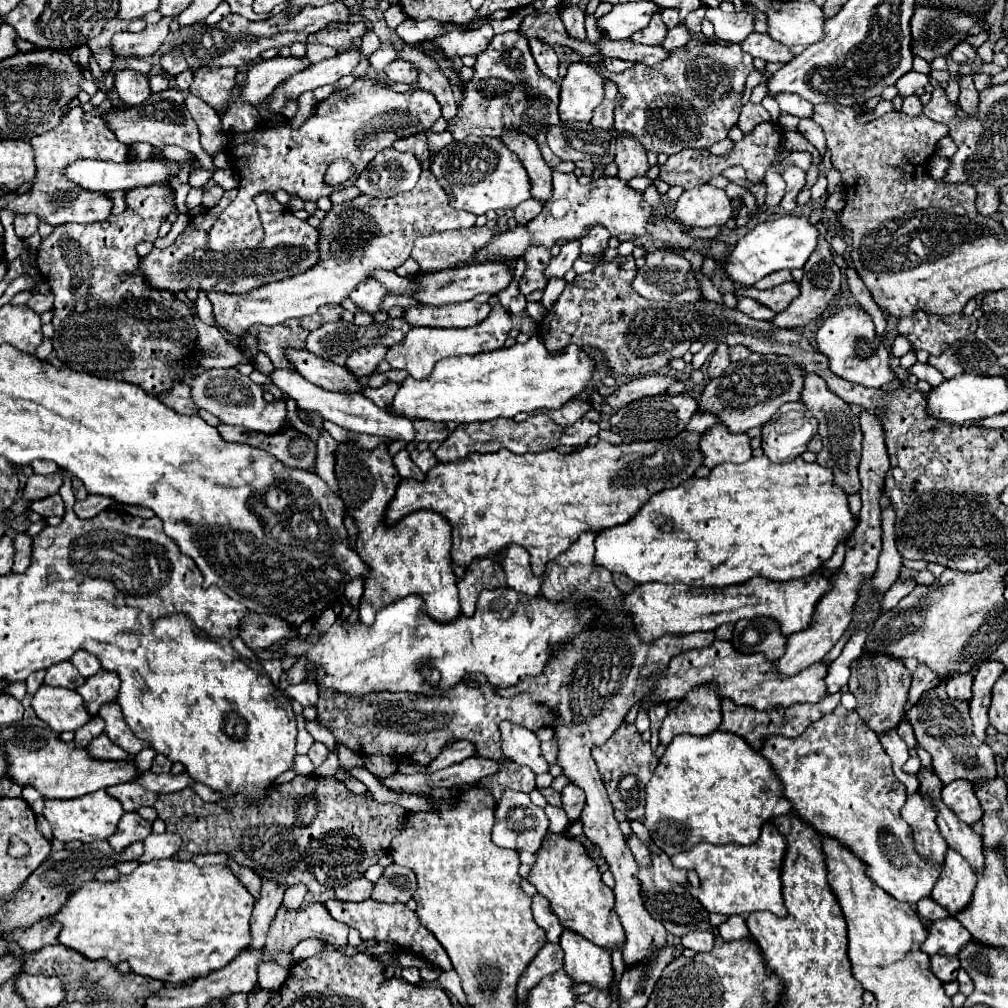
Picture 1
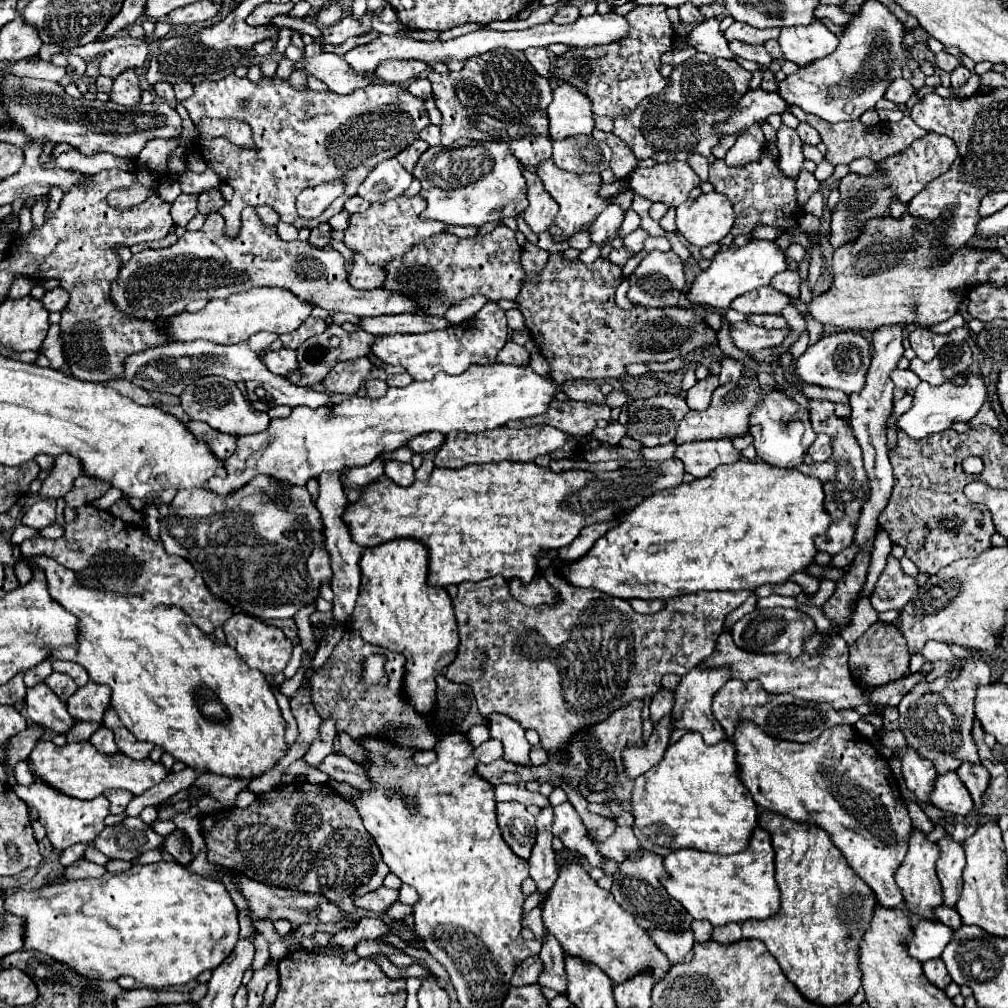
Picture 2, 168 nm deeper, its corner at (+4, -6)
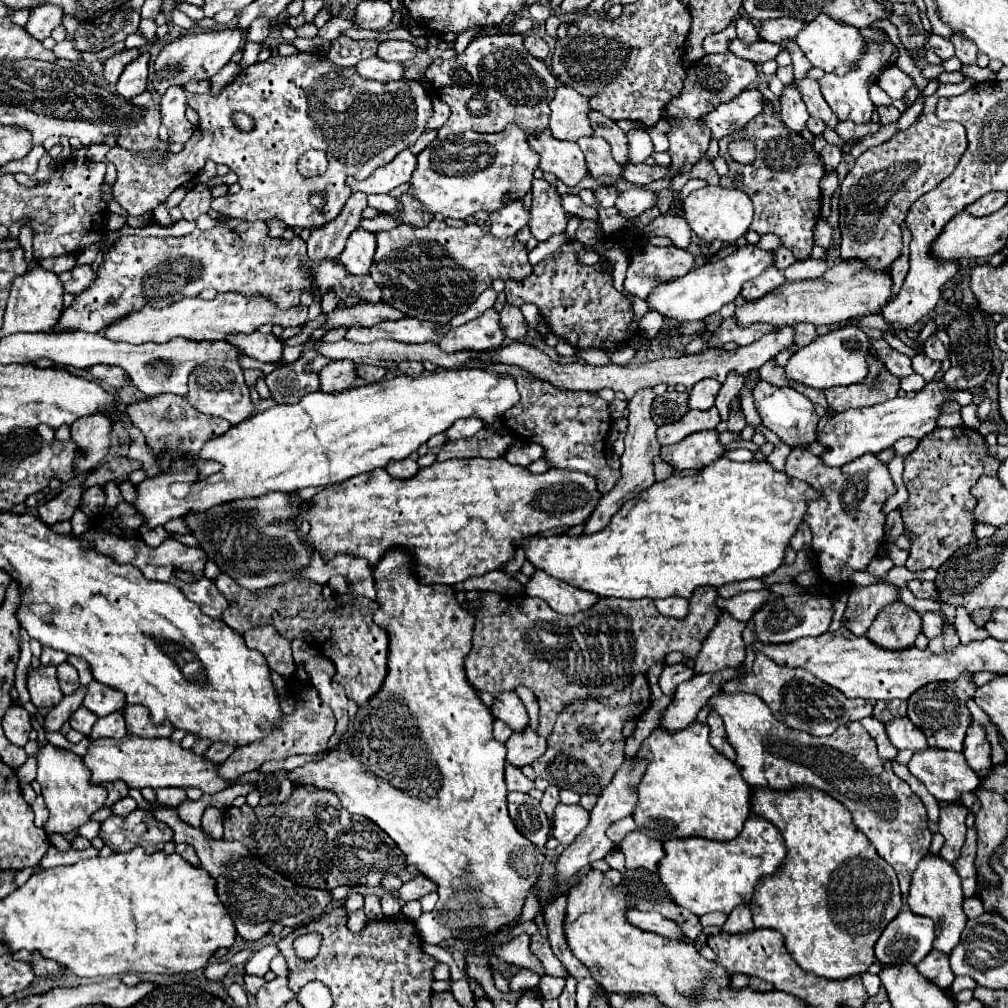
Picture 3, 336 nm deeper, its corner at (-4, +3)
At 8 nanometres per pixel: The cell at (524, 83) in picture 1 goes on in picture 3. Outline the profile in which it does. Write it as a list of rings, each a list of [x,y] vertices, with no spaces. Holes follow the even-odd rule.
[[[522,34],[474,38],[460,56],[452,60],[434,60],[426,70],[426,78],[452,112],[446,128],[438,130],[438,138],[464,130],[502,132],[508,124],[518,124],[528,136],[540,136],[548,128],[548,104],[558,86],[548,66],[524,48]]]

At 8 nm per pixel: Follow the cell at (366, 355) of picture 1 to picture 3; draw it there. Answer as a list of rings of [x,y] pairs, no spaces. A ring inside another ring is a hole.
[[[336,360],[330,362],[322,372],[320,372],[320,390],[322,392],[344,392],[352,388],[358,380],[356,364],[352,360]]]

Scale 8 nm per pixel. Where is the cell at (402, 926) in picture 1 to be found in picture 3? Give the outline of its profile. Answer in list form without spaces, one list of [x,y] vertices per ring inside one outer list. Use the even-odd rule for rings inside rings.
[[[152,802],[152,814],[158,822],[168,824],[174,830],[176,842],[186,842],[194,846],[200,858],[200,866],[210,872],[212,878],[216,878],[218,896],[226,904],[238,934],[244,940],[256,940],[268,934],[272,924],[282,922],[284,926],[302,926],[312,922],[314,918],[320,918],[324,912],[328,912],[328,906],[332,902],[330,890],[320,888],[306,888],[296,886],[290,880],[284,880],[278,872],[272,872],[266,868],[260,860],[254,860],[254,856],[240,844],[240,842],[226,842],[226,840],[212,840],[208,838],[202,828],[190,828],[184,822],[180,822],[177,810],[160,806],[158,802]]]

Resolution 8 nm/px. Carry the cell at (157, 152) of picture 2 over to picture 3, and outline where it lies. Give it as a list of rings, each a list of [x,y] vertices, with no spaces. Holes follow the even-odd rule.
[[[170,86],[166,94],[162,96],[162,124],[168,128],[170,142],[188,142],[188,138],[194,132],[194,126],[186,120],[184,110],[186,110],[186,94],[180,86]]]

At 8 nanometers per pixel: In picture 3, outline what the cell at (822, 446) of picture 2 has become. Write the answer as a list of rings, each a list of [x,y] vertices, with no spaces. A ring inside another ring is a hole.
[[[930,380],[918,394],[916,398],[892,398],[882,404],[870,406],[870,408],[856,408],[856,410],[844,410],[836,412],[832,420],[818,432],[818,442],[824,446],[822,460],[828,466],[844,466],[846,462],[866,454],[866,452],[882,452],[890,448],[896,440],[904,436],[912,436],[920,440],[924,434],[928,434],[932,428],[936,428],[936,420],[942,414],[942,406],[946,402],[958,402],[960,406],[972,404],[974,394],[970,390],[958,390],[958,388],[948,388],[944,380]]]

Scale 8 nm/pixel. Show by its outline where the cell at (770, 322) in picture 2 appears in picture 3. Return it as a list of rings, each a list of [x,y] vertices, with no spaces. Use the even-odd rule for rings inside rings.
[[[806,322],[792,324],[792,330],[794,330],[794,342],[796,342],[796,346],[798,346],[798,348],[808,346],[808,344],[816,338],[816,326],[806,324]]]

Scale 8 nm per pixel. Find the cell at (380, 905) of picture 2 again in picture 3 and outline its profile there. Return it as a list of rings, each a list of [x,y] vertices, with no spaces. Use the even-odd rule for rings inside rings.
[[[420,874],[418,878],[402,884],[400,890],[396,890],[396,898],[398,898],[402,904],[406,904],[406,902],[418,900],[420,896],[424,896],[424,894],[428,894],[428,892],[434,892],[434,890],[436,890],[436,886],[434,886],[432,882],[428,882],[426,876]]]

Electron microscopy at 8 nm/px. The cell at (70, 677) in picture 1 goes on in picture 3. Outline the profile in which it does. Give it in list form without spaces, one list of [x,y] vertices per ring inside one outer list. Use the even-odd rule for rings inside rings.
[[[68,662],[58,666],[58,682],[60,682],[60,688],[62,688],[64,694],[74,694],[80,688],[78,672]]]

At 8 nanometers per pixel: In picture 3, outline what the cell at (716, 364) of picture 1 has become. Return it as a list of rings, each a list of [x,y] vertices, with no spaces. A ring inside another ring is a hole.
[[[712,378],[696,382],[692,392],[690,392],[688,406],[698,408],[698,410],[708,410],[710,406],[714,406],[714,400],[716,400],[716,394],[718,394],[720,386],[722,384],[718,380],[712,380]]]

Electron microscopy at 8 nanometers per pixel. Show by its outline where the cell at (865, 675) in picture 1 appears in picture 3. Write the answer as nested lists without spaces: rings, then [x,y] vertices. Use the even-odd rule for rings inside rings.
[[[896,602],[880,610],[866,638],[884,650],[908,650],[914,646],[922,630],[922,618],[904,602]]]

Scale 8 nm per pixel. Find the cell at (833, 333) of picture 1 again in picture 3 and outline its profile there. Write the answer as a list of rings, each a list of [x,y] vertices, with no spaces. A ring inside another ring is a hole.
[[[846,326],[840,330],[832,330],[826,336],[818,336],[808,346],[796,350],[786,364],[786,374],[796,382],[802,382],[806,386],[820,388],[820,390],[826,390],[830,386],[856,384],[866,380],[868,376],[866,356],[870,354],[870,346],[872,346],[872,340],[860,328]]]

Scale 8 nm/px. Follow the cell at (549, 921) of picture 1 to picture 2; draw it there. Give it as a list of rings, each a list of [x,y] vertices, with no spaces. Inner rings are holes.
[[[548,933],[542,941],[542,951],[540,957],[544,961],[544,971],[540,973],[540,981],[538,985],[542,987],[552,987],[556,993],[566,995],[566,977],[564,977],[564,951],[560,947],[560,943],[556,943],[552,939],[552,935]]]

